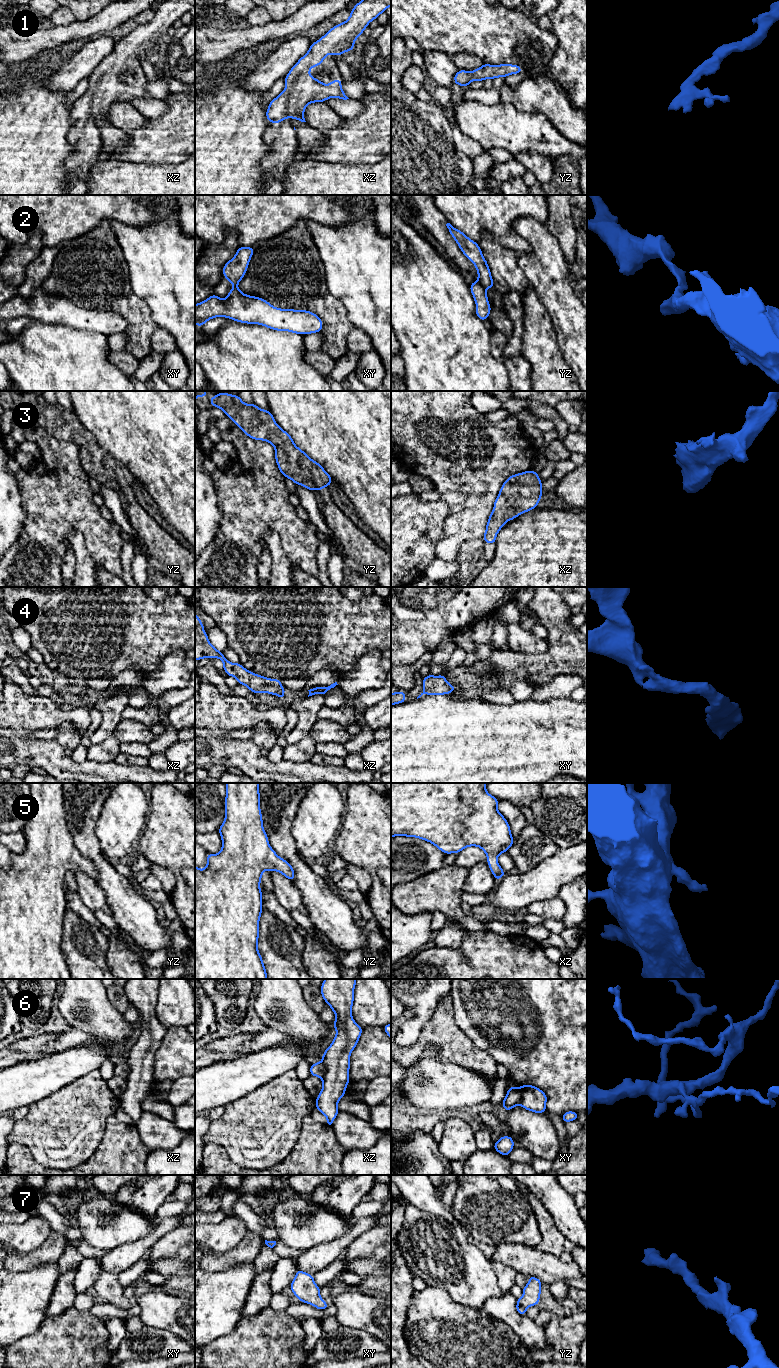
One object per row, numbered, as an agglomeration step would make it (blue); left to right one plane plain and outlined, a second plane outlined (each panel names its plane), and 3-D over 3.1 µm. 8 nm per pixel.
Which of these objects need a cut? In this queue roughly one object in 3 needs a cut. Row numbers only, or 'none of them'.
2, 6

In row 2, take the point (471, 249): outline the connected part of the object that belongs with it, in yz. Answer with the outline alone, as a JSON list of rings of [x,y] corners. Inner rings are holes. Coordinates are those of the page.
[[[450,223],[446,224],[453,239],[457,242],[463,254],[475,265],[478,273],[478,282],[484,289],[494,288],[494,281],[486,259],[478,243],[467,237],[462,231],[454,228]]]

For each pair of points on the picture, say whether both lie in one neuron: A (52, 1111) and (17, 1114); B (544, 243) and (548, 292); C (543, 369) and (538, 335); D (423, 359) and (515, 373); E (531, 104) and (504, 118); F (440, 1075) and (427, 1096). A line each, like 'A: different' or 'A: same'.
A: different
B: same
C: same
D: different
E: different
F: same

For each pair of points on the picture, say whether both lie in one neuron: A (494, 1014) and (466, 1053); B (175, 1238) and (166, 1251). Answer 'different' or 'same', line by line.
A: different
B: same

